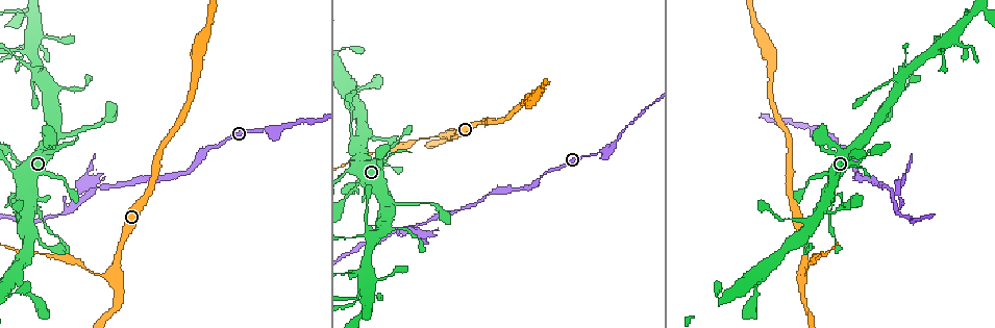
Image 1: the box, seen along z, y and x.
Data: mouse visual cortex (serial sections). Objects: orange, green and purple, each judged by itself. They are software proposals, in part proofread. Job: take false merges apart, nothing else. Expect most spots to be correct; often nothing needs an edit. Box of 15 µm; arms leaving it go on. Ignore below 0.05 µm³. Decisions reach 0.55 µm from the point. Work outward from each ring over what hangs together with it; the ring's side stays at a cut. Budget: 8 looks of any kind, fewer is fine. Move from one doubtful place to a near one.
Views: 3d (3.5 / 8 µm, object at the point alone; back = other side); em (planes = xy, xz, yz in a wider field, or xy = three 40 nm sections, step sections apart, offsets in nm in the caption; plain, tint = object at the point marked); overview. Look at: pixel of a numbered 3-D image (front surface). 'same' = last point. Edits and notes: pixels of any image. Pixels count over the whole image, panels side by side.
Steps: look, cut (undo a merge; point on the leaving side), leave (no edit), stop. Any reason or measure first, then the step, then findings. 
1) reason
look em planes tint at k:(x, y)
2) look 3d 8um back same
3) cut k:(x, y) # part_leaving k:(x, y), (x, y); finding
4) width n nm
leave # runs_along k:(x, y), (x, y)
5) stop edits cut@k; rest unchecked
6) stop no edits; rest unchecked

a narrow waist
look 3d 3.5um at 1:(805, 273)

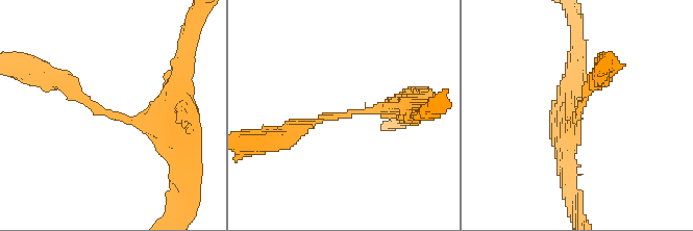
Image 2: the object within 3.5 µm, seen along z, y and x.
arm_widths 150, 300 nm; now the EM
look em xy step 1 tint at 2:(338, 113)

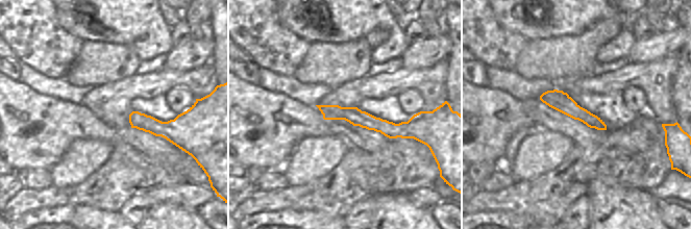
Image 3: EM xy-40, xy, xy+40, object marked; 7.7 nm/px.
leave # runs_along 3:(321, 107), (387, 128), (414, 122); continuous, no second cell

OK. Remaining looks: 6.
thick turns thin
look 3d 3.5um at 1:(860, 181)

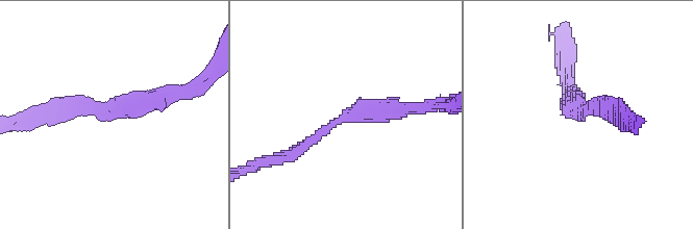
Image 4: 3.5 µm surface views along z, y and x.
look em xy step 3 tint at 4:(113, 108)

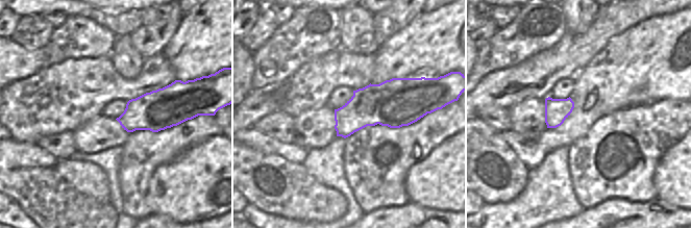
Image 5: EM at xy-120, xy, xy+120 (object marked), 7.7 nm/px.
leave # runs_along 4:(413, 108), (339, 119), (291, 153); continuous, no second cell

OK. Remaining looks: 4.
arms part here
look em xy step 2 tint at 1:(72, 207)

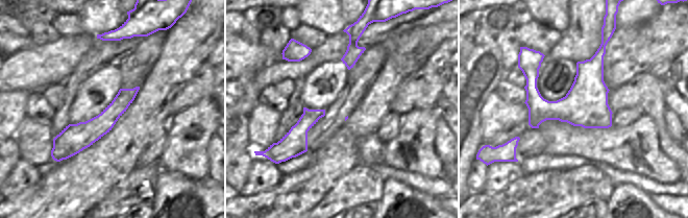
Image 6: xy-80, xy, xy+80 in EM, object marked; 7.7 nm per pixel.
see where the arms go
look 3d 3.5um same

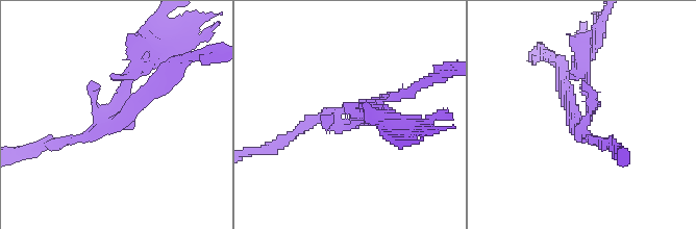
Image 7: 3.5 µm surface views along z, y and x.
width 120 nm
cut 7:(125, 82) # part_leaving 7:(122, 105), (125, 74), (164, 45); a second cell is stuck on

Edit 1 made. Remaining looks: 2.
stop edits cut@7; rest unchecked

